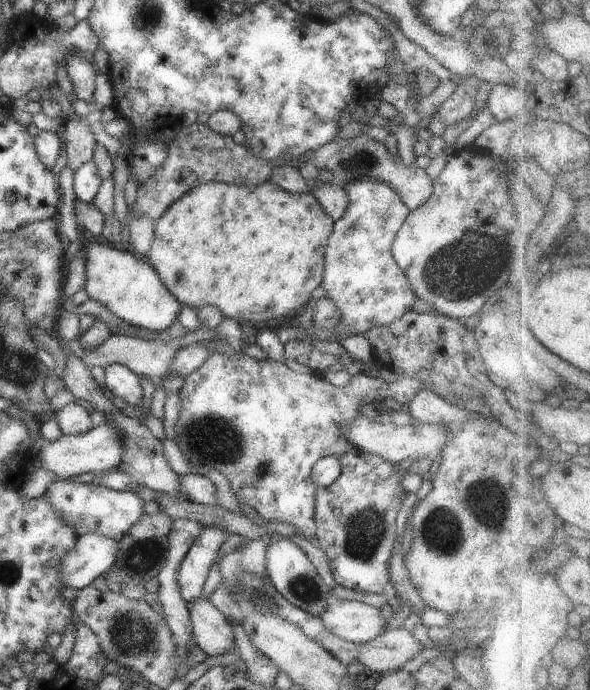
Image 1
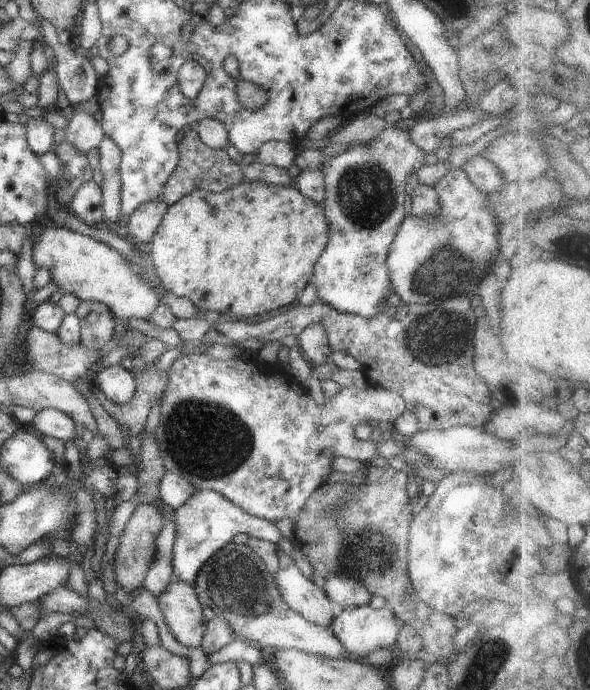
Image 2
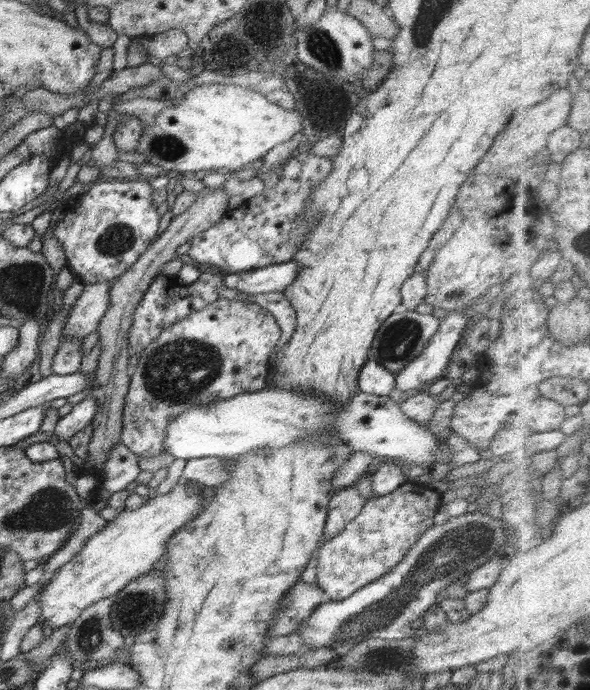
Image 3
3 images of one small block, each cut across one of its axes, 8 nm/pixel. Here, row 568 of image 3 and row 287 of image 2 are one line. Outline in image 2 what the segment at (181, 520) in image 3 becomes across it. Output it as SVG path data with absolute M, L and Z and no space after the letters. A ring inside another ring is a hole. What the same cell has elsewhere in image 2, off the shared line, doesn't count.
M48 223L33 242L32 260L38 269L50 270L52 282L62 288L64 293L73 294L81 301L106 304L115 319L148 320L162 304L157 290L152 288L137 266L126 260L120 252L110 248L108 244L94 240L90 236Z

